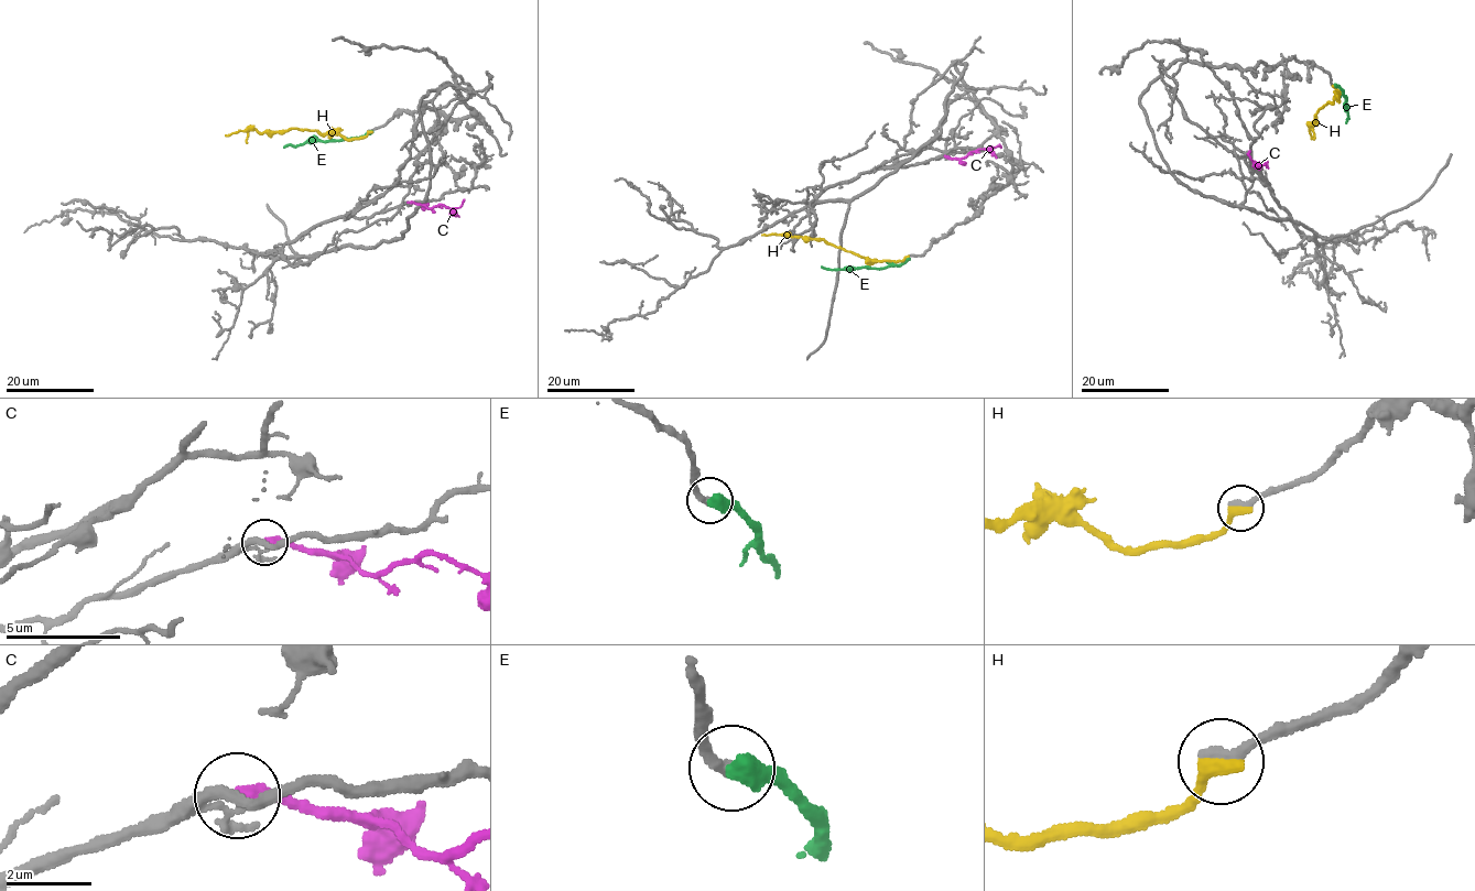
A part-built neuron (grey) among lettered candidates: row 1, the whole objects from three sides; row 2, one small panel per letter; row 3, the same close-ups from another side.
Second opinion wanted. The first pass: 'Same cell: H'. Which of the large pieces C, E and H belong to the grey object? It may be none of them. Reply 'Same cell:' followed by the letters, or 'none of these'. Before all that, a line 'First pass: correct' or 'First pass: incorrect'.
First pass: correct
Same cell: H

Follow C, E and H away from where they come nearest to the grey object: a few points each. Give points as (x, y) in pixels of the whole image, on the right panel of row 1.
C: (1259, 167), (1261, 164), (1253, 162), (1250, 150)
E: (1334, 85), (1346, 99), (1348, 118), (1345, 123)
H: (1333, 86), (1338, 99), (1336, 97), (1320, 108), (1310, 129), (1311, 139)

